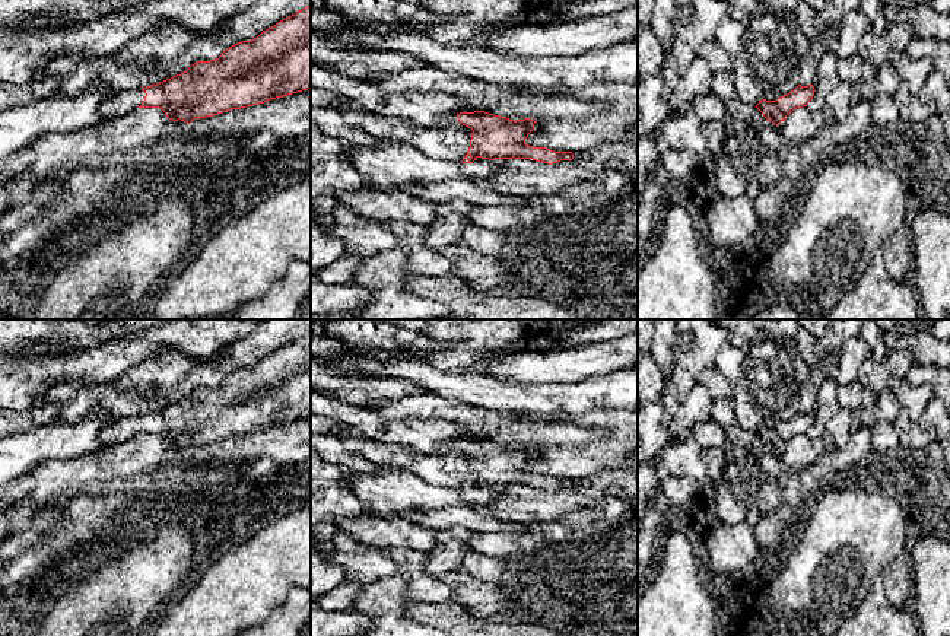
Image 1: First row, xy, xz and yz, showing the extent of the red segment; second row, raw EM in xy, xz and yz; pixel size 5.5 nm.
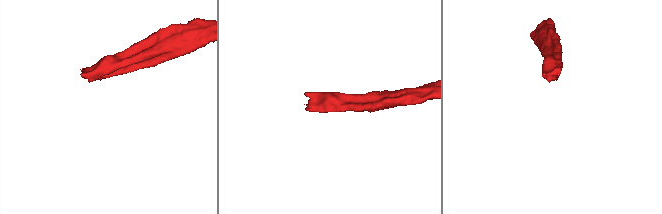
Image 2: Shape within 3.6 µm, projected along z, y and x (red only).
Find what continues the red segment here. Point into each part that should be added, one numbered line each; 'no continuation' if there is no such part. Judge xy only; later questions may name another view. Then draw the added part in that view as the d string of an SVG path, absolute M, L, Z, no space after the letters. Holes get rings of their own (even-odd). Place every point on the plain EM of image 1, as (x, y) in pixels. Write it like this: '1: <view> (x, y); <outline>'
1: xy (124, 429); M144 417L120 419L101 430L101 439L105 446L121 443L136 438L144 427Z

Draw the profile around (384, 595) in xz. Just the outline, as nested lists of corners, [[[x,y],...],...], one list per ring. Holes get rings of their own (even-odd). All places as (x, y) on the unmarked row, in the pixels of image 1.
[[[395,576],[365,585],[347,610],[372,617],[374,626],[363,636],[447,636],[406,617],[401,611],[410,602],[406,581]]]

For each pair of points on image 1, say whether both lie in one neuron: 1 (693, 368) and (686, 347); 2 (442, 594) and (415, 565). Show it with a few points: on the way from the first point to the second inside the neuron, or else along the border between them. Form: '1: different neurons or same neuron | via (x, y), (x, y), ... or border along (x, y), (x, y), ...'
1: same neuron | via (692, 363), (690, 352)
2: same neuron | via (434, 590), (418, 574)

